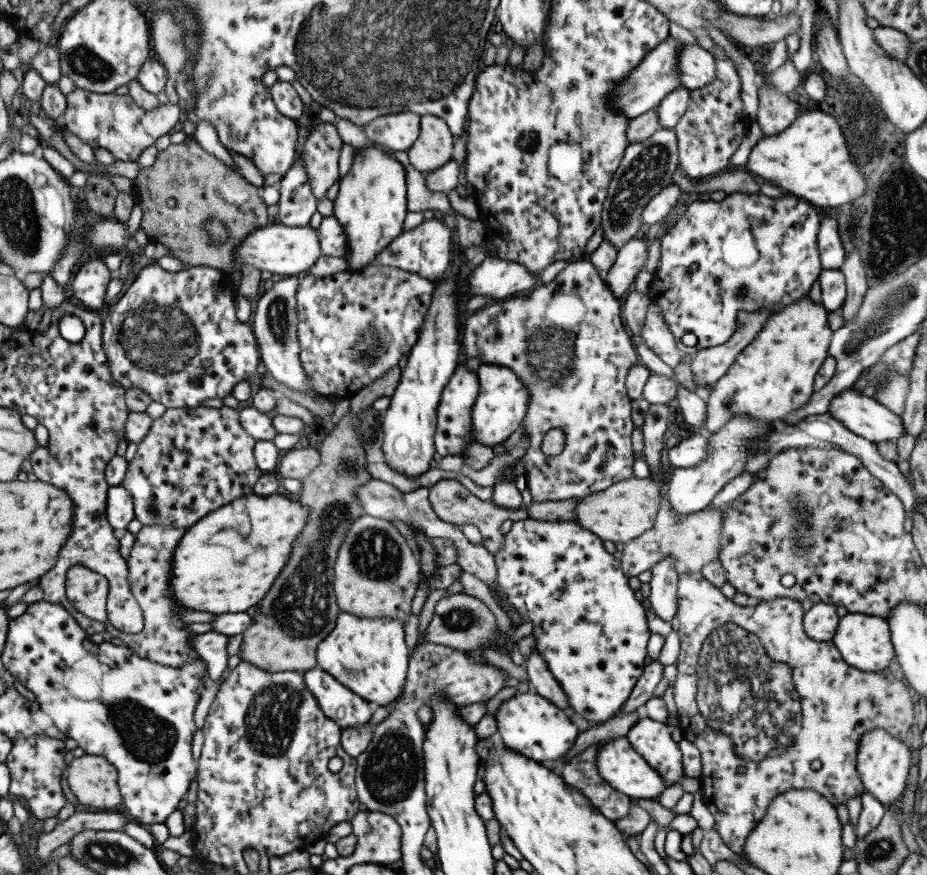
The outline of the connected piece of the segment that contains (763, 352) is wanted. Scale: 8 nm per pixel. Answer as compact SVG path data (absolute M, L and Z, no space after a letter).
M809 296L800 298L798 302L772 313L756 338L743 348L734 363L730 365L728 372L715 382L714 389L706 400L706 421L703 430L707 434L712 434L724 426L724 421L730 420L736 414L744 418L760 420L764 424L778 424L784 422L792 410L806 406L815 391L816 373L829 355L833 331L828 326L828 313L821 303L812 302Z

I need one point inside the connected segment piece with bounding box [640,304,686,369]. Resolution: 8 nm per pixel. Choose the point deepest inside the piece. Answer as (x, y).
(655, 333)

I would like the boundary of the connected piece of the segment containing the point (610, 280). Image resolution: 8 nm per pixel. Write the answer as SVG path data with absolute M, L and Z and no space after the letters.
M636 236L619 249L616 262L603 273L608 288L615 297L625 296L640 270L644 269L647 260L648 242L644 237Z

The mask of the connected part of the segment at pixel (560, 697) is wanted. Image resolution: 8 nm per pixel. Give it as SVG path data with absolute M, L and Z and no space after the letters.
M531 648L529 657L524 662L529 682L536 688L536 694L548 699L561 709L570 708L568 696L550 672L546 660L540 656L540 652L536 648Z

